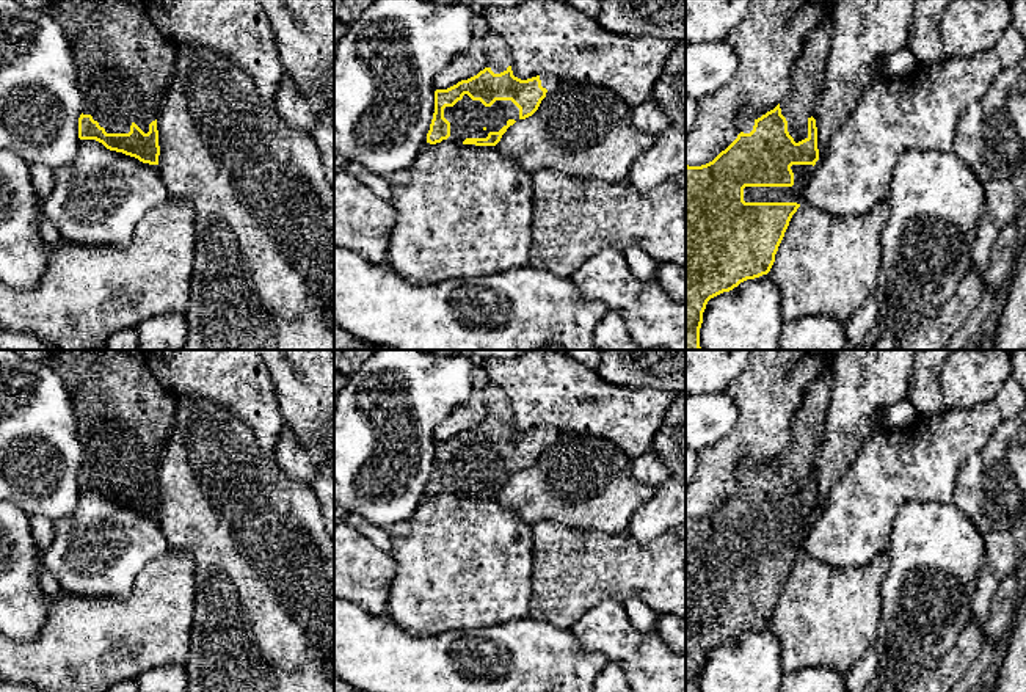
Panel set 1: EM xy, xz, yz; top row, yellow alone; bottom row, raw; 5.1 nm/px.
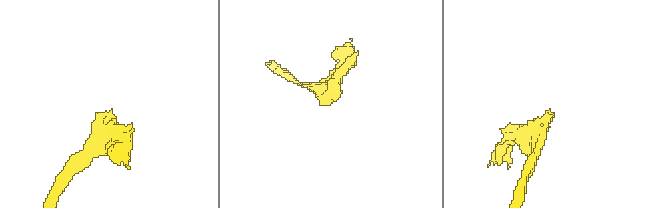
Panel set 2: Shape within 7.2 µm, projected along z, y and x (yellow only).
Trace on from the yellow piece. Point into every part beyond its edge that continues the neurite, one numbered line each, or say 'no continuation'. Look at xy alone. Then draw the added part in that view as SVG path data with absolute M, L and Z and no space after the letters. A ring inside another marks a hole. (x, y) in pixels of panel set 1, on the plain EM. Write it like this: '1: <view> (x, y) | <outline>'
1: xy (124, 416) | M52 350L45 362L63 378L72 395L83 449L82 464L91 466L107 485L129 485L133 474L147 485L174 425L176 399L152 377L144 356L119 350Z

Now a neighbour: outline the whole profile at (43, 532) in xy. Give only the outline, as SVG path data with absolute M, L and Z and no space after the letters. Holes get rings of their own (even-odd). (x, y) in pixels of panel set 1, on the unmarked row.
M39 515L28 519L36 549L39 554L44 554L55 538L53 521Z

